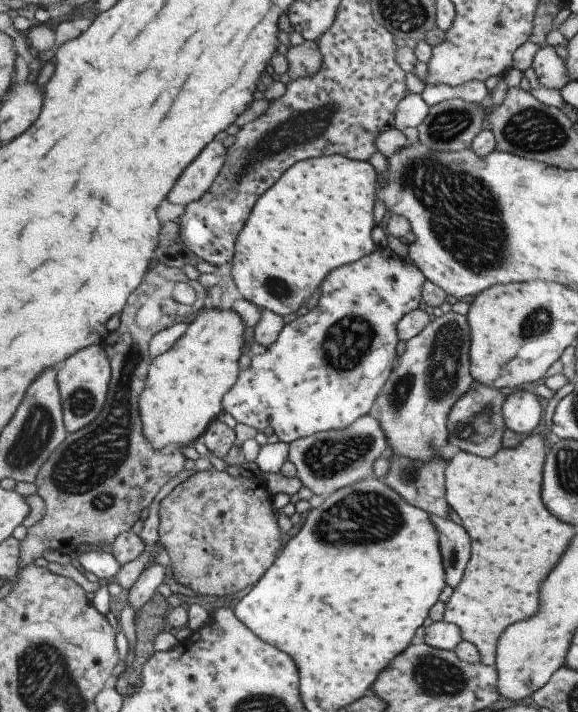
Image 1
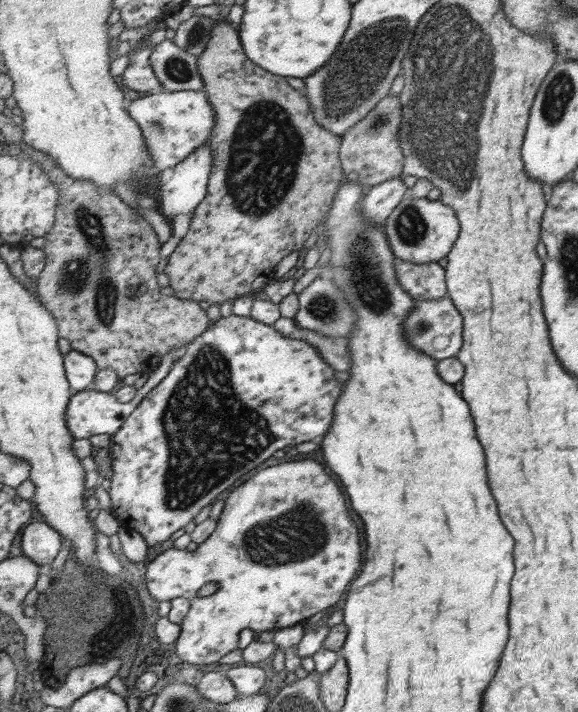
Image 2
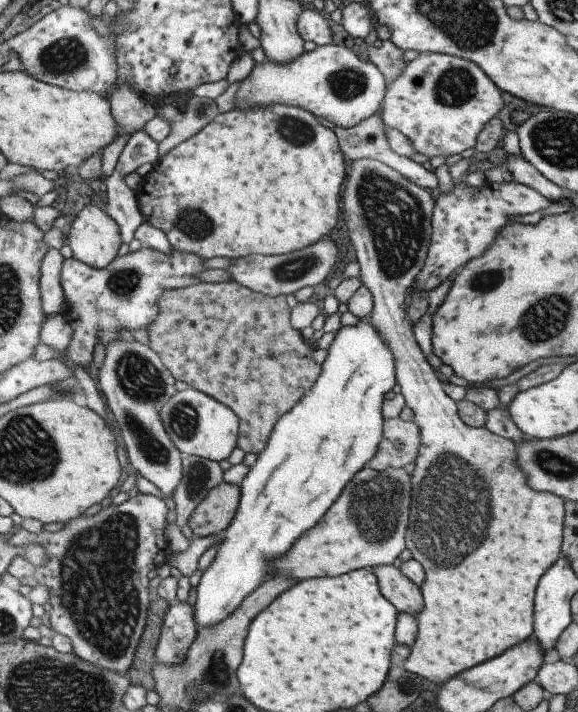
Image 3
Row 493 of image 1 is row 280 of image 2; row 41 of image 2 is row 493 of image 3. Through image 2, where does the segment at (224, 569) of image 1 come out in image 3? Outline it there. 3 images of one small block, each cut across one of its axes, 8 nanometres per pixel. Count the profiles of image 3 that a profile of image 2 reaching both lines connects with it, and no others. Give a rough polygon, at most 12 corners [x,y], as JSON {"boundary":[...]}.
{"boundary":[[241,485],[213,488],[190,518],[193,534],[226,531],[237,516]]}

